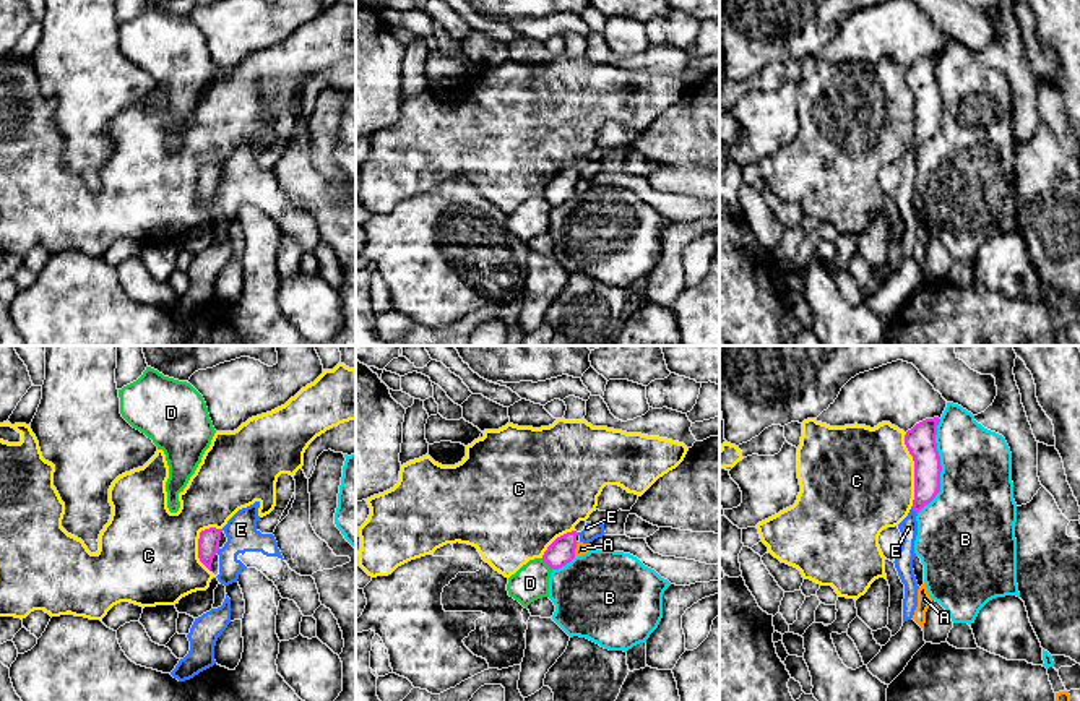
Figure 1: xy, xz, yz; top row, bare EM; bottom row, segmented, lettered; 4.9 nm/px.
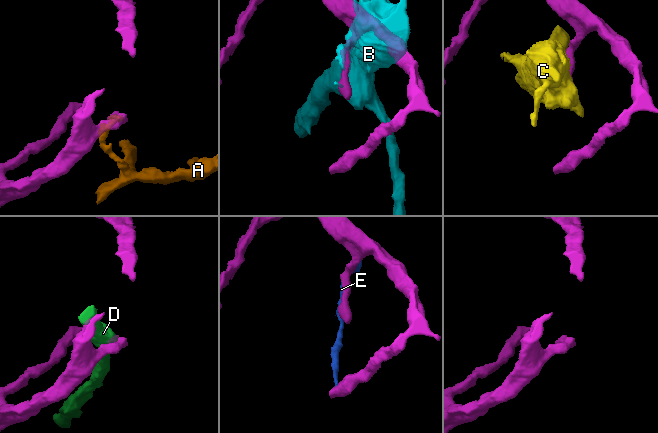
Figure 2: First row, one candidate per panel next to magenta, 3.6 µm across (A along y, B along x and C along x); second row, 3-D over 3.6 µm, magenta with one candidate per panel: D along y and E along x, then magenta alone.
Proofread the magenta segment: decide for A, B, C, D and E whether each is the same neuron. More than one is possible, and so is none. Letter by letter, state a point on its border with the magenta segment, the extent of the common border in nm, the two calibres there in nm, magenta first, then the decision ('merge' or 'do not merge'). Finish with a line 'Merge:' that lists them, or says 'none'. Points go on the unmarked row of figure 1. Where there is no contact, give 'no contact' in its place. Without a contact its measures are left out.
A: xz (575, 184) | 80 nm | 130/60 nm | do not merge
B: yz (941, 107) | 460 nm | 150/400 nm | do not merge
C: yz (915, 107) | 360 nm | 150/480 nm | do not merge
D: xz (548, 200) | 80 nm | 130/180 nm | do not merge
E: yz (915, 146) | 50 nm | 130/90 nm | do not merge
Merge: none

